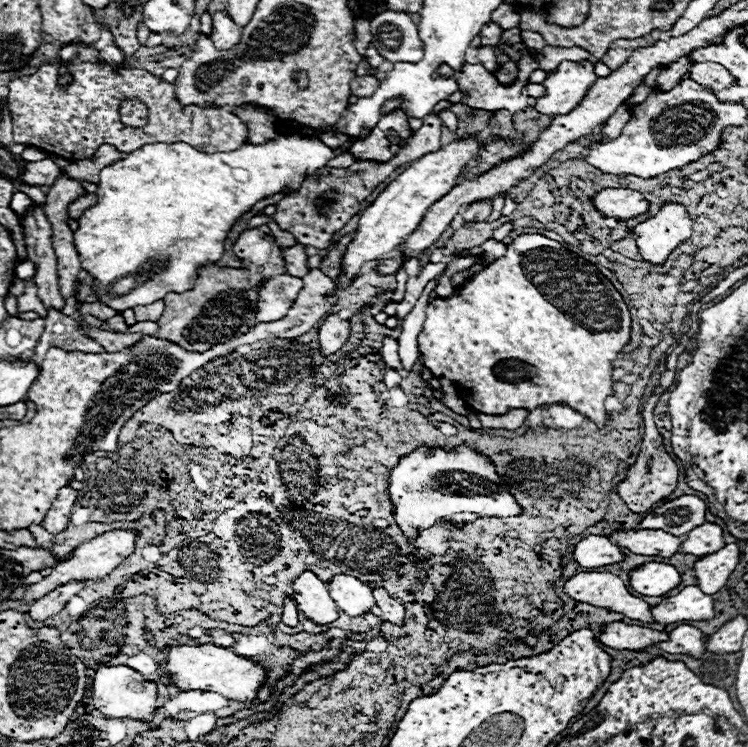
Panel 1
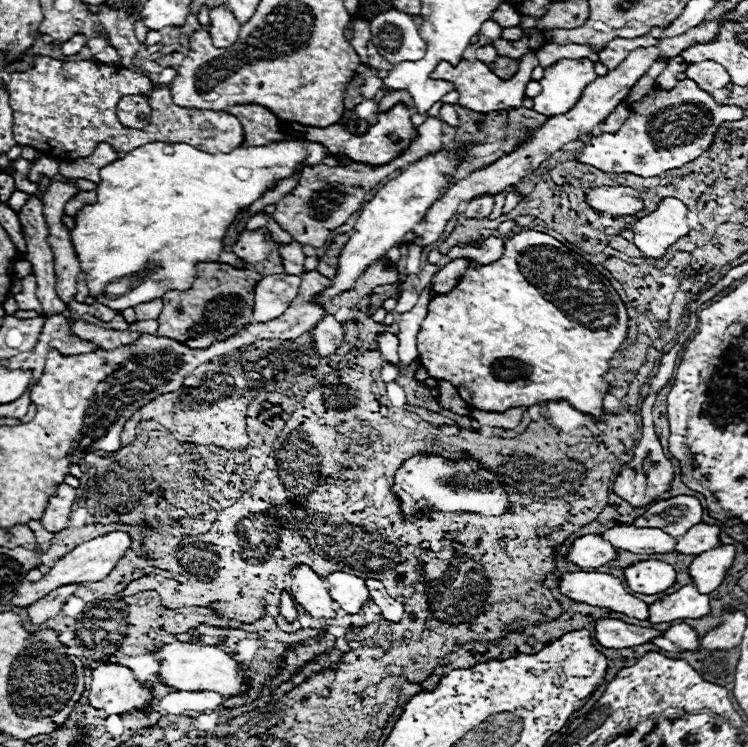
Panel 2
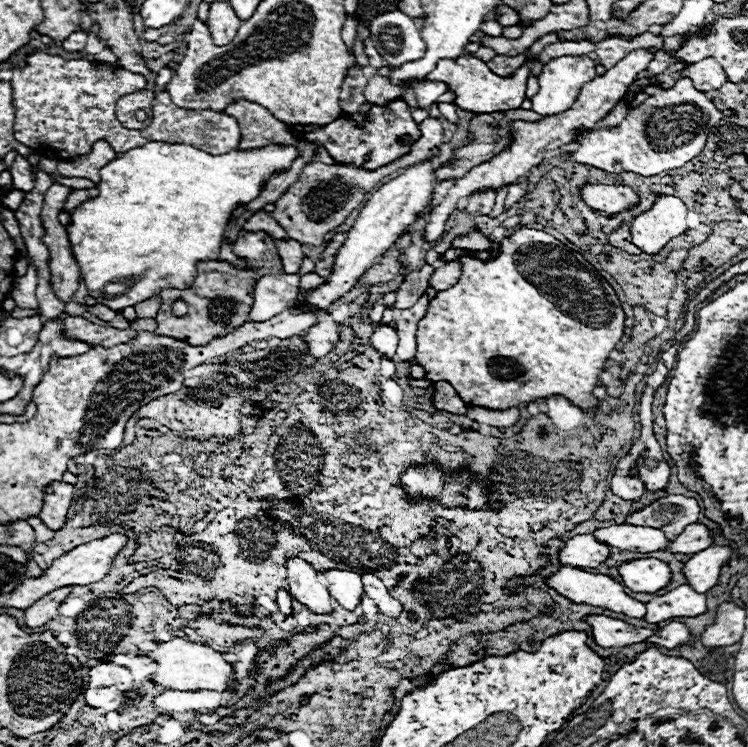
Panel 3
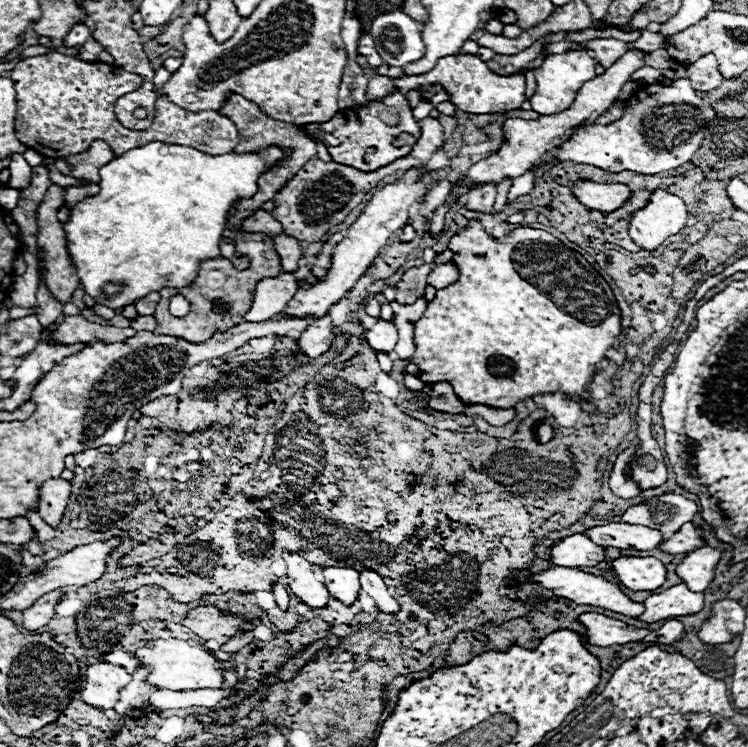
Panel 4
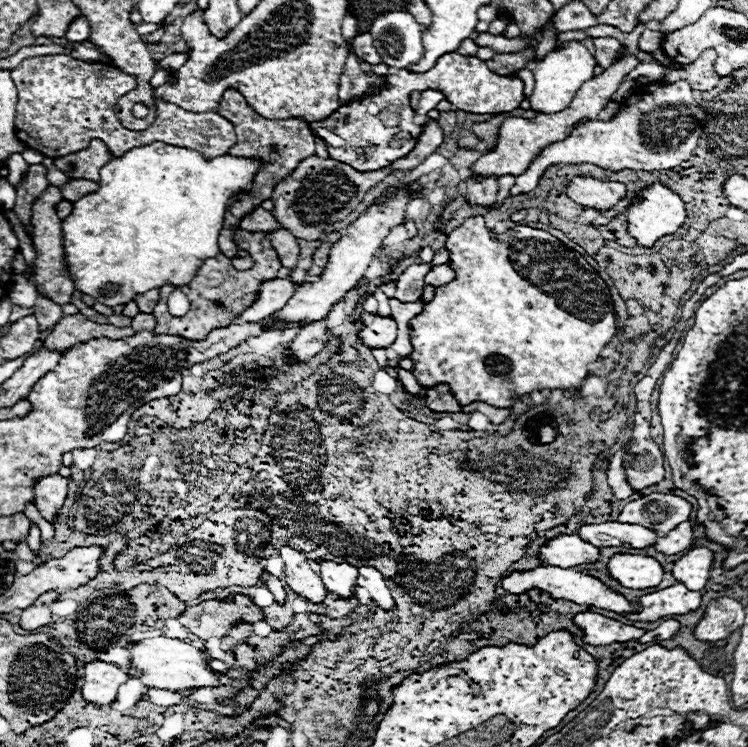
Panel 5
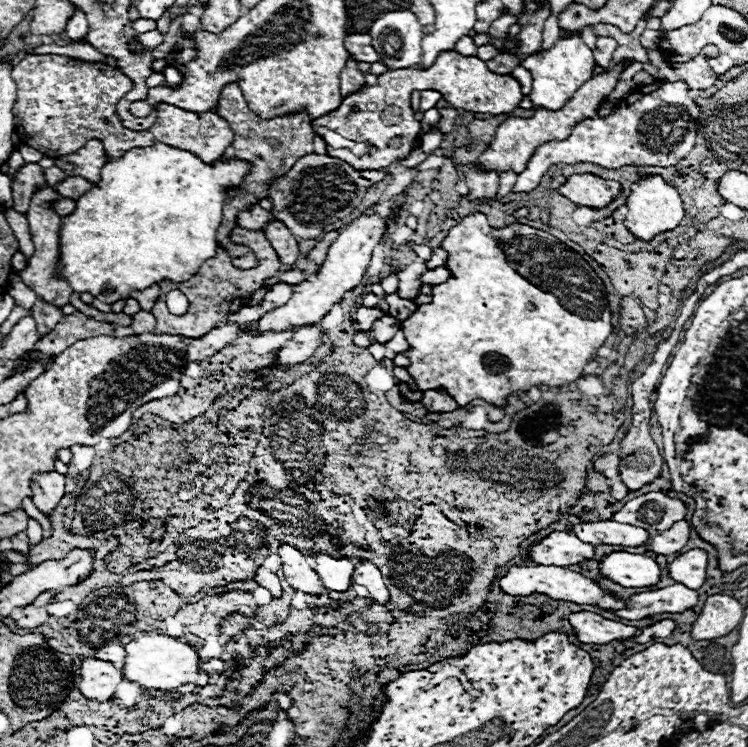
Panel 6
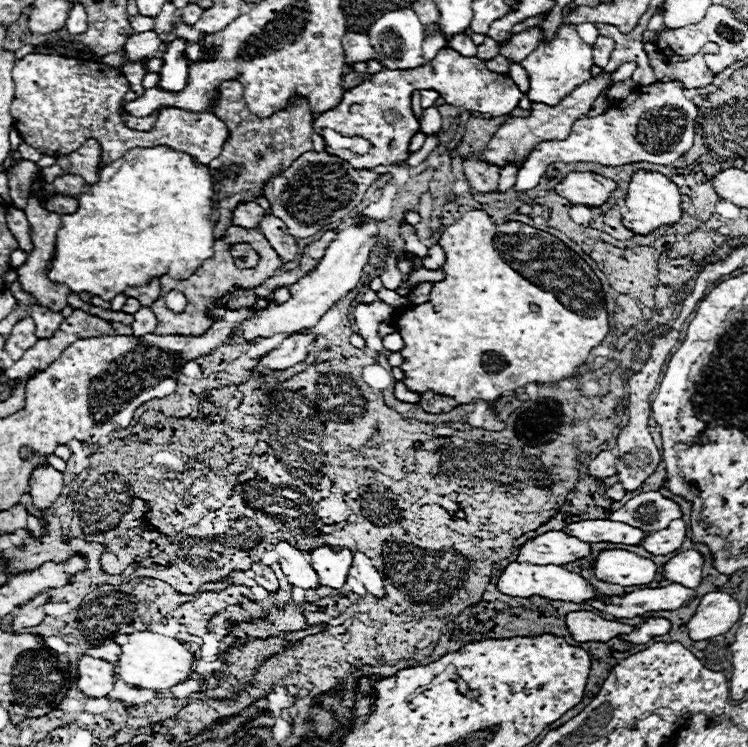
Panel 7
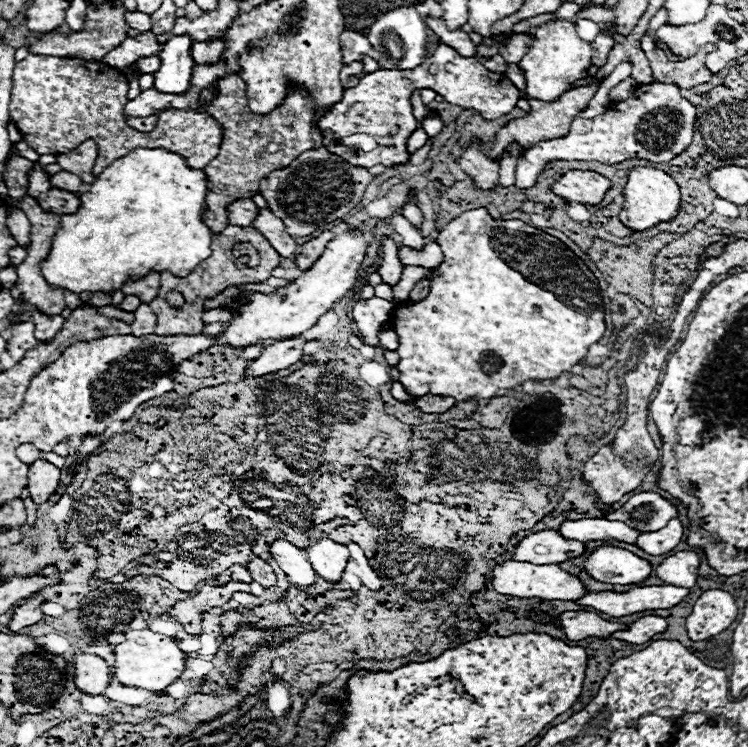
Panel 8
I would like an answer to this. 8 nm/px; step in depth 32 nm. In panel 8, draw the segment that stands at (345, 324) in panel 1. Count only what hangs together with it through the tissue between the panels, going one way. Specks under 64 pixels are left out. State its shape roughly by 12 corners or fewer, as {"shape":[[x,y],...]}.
{"shape":[[300,336],[278,342],[260,354],[246,376],[284,370],[304,356]]}

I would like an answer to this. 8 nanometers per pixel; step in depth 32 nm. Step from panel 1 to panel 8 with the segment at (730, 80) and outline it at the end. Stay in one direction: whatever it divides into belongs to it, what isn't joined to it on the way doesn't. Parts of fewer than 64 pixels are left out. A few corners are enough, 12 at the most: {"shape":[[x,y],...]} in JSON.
{"shape":[[648,34],[642,50],[656,80],[670,80],[680,88],[710,82],[705,56],[707,44],[688,60],[670,62]]}

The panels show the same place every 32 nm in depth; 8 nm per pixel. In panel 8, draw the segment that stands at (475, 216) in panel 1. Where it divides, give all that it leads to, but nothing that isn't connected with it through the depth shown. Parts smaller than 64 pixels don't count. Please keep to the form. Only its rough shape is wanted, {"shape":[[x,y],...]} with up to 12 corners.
{"shape":[[470,148],[460,158],[462,170],[482,190],[498,186],[498,162],[484,150]]}

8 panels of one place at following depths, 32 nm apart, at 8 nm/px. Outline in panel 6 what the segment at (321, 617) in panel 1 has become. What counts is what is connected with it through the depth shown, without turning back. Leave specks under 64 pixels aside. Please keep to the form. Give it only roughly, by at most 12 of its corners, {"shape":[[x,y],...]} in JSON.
{"shape":[[288,544],[278,548],[286,582],[310,596],[324,592],[310,560]]}

